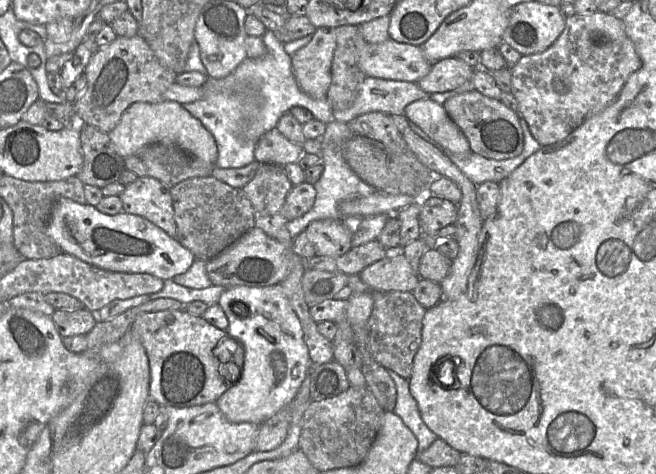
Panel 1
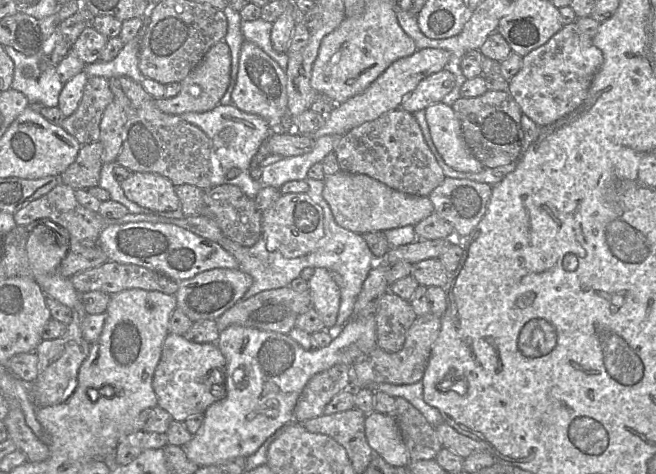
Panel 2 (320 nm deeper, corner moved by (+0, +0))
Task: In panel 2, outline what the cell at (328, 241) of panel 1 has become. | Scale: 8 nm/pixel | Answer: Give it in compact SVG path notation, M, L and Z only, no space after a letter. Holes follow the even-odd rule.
M314 268L308 283L312 307L325 328L334 331L340 307L341 288L333 280L330 271L325 268Z

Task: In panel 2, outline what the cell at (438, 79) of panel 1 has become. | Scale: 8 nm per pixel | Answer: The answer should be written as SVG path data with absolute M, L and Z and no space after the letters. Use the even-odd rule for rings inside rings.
M442 69L420 81L403 100L400 108L413 114L430 105L442 102L443 98L453 90L455 83L455 75L449 70Z

